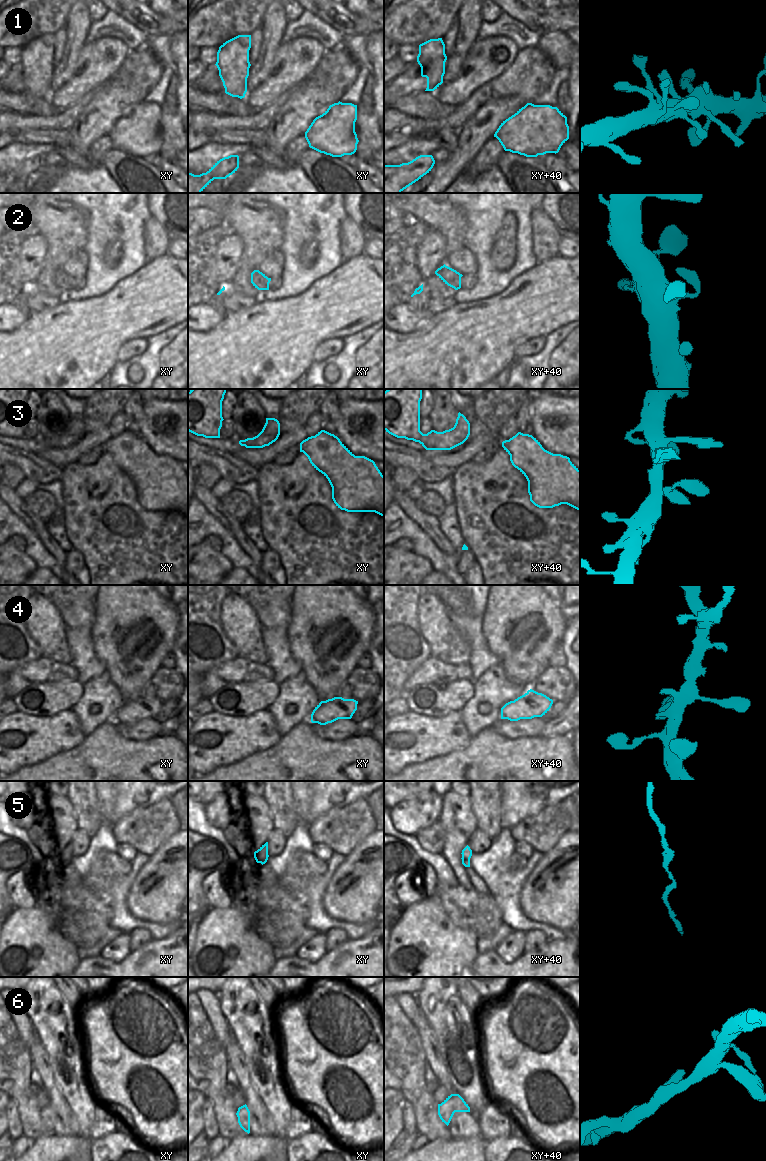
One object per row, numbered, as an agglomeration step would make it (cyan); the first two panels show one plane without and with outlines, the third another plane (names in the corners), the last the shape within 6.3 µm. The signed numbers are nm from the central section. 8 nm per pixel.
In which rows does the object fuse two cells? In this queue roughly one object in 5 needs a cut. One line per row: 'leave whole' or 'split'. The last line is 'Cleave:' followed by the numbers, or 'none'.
1: leave whole
2: leave whole
3: leave whole
4: leave whole
5: leave whole
6: leave whole
Cleave: none

